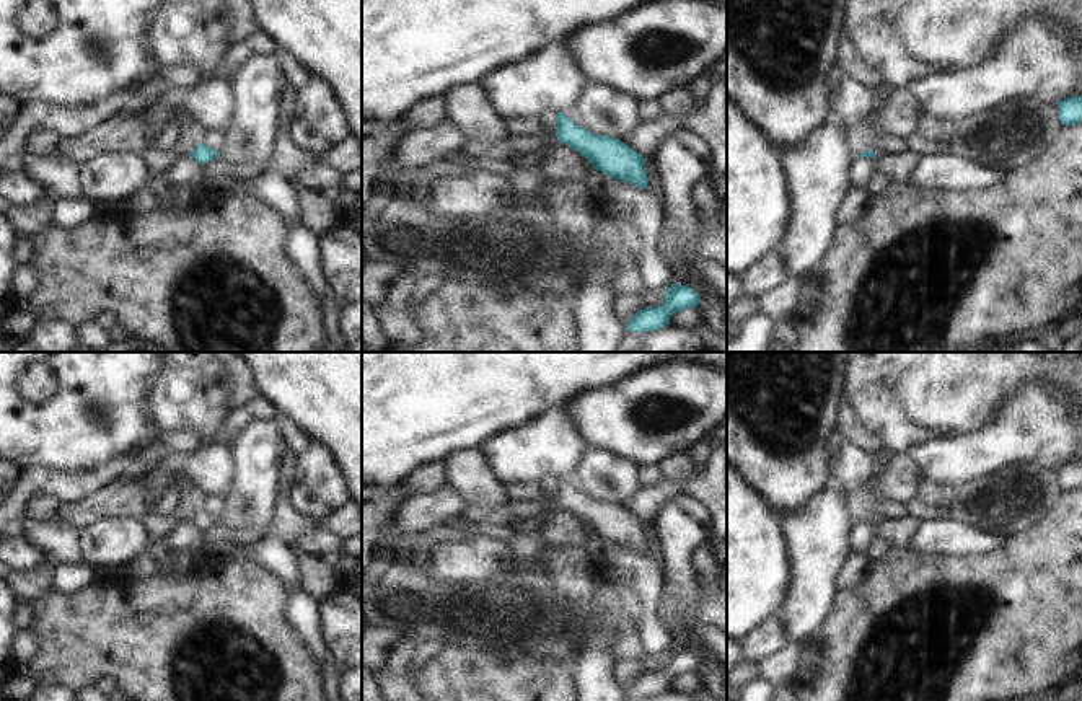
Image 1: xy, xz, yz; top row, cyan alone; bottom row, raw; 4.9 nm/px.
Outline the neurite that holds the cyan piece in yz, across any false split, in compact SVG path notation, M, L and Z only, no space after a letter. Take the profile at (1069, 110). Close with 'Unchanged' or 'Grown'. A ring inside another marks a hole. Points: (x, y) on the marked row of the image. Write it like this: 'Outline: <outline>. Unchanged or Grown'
Outline: M1069 96L1059 101L1058 114L1062 126L1082 122L1082 96Z. Unchanged.

